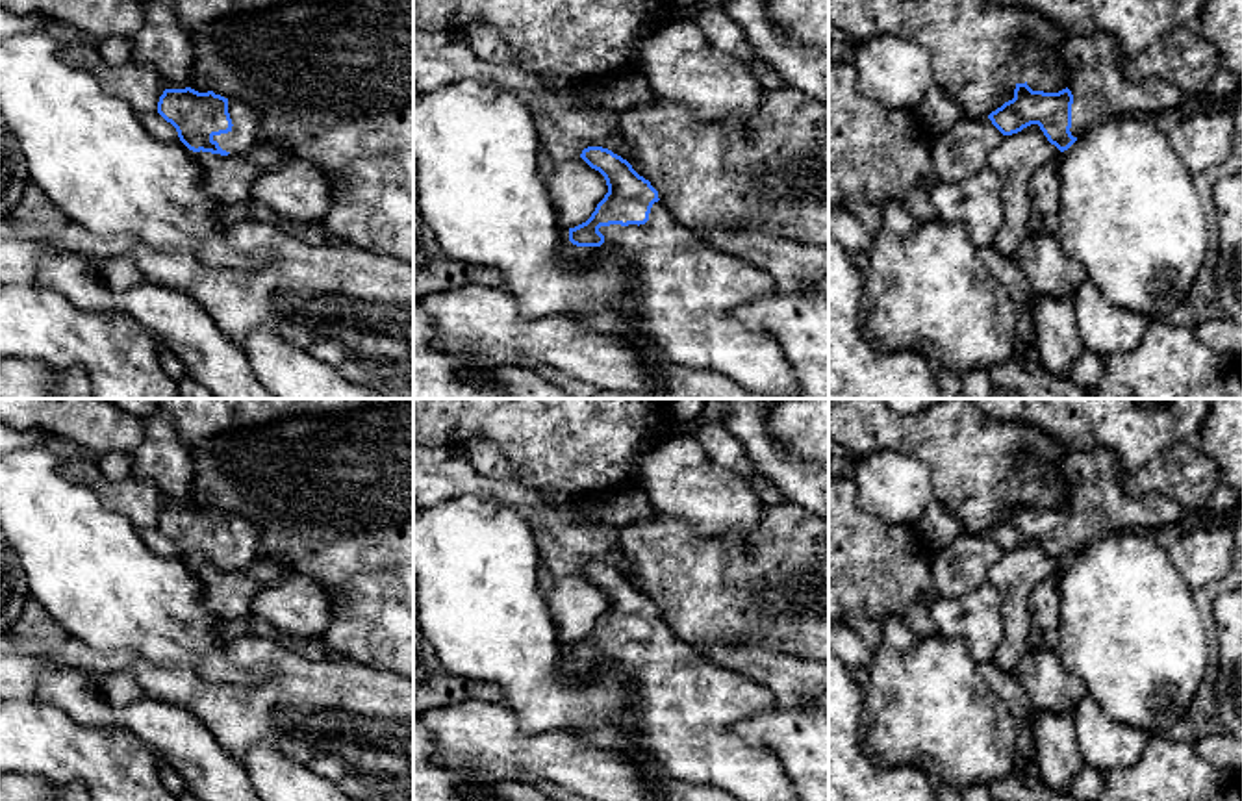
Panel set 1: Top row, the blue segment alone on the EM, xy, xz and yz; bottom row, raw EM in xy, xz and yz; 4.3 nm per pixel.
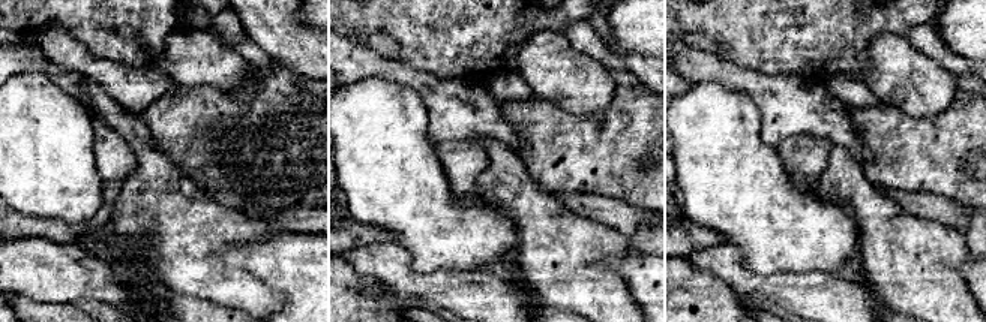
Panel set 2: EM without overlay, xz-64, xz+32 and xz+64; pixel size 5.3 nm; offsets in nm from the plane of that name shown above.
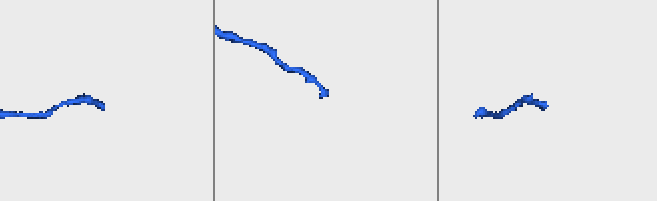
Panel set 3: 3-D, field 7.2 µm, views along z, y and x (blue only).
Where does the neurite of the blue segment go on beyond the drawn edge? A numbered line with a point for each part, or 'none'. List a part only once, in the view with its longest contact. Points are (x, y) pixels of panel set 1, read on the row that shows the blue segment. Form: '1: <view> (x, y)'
1: xz (684, 292)

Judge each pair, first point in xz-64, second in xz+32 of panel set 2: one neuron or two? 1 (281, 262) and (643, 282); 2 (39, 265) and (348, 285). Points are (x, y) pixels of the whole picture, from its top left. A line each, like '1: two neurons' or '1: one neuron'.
1: one neuron
2: two neurons

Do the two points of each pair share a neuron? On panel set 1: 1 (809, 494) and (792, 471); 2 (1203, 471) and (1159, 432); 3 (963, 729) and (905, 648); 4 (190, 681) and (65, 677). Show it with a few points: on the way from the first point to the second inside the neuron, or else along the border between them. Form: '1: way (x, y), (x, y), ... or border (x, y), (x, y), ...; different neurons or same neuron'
1: way (807, 488), (796, 477); same neuron
2: border (1196, 440), (1166, 447), (1139, 470); different neurons
3: way (942, 709), (905, 668); same neuron
4: border (147, 696), (182, 705), (188, 711); different neurons

